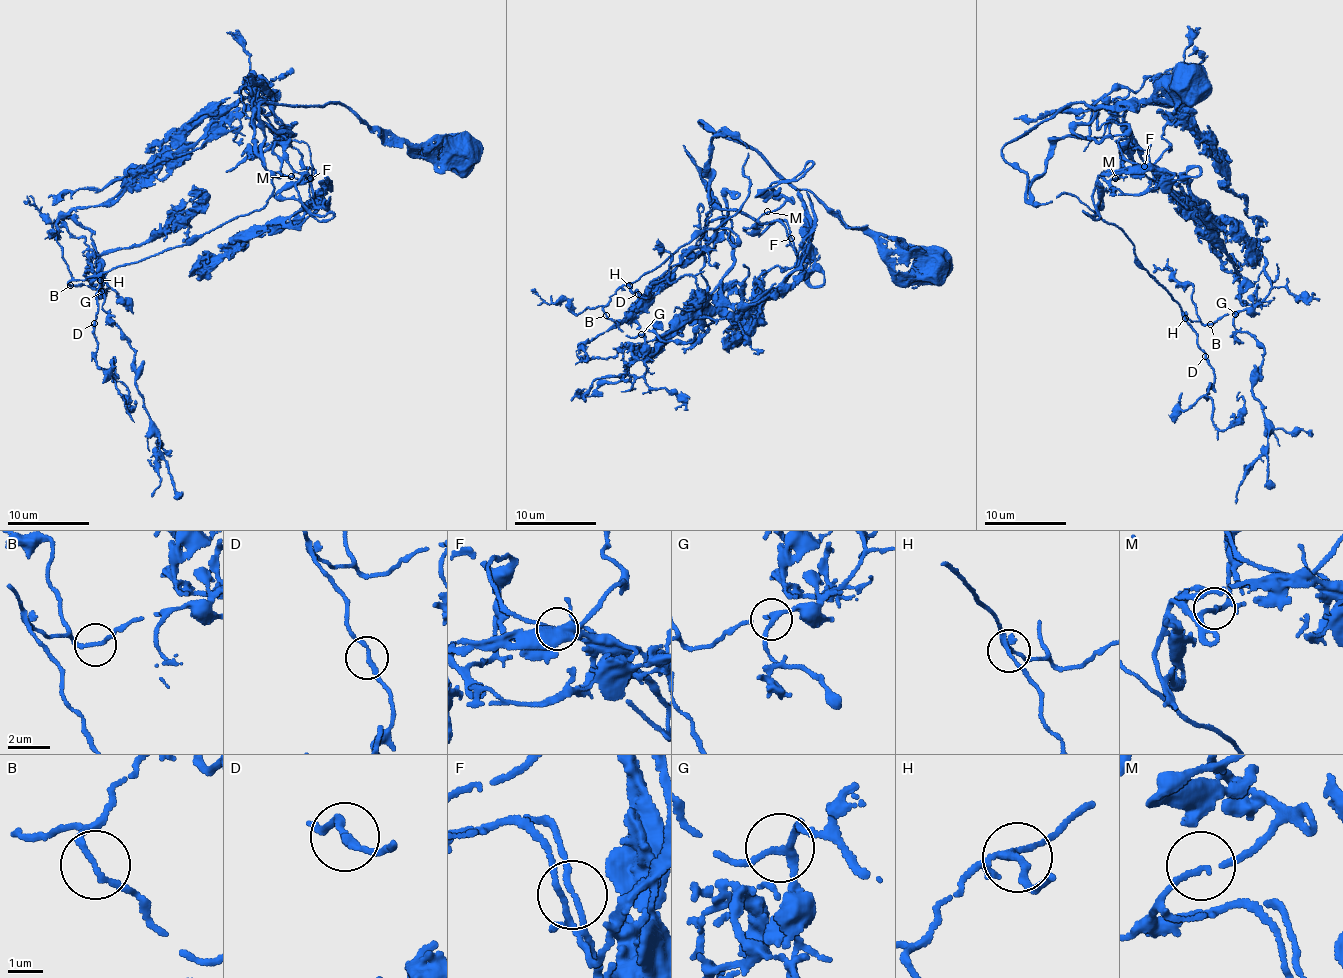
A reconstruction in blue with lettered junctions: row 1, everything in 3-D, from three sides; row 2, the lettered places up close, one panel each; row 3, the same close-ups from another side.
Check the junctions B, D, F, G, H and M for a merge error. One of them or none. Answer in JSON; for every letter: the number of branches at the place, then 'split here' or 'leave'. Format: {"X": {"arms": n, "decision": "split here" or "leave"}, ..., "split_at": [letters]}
{"B": {"arms": 2, "decision": "leave"}, "D": {"arms": 2, "decision": "leave"}, "F": {"arms": 3, "decision": "leave"}, "G": {"arms": 3, "decision": "leave"}, "H": {"arms": 4, "decision": "leave"}, "M": {"arms": 2, "decision": "leave"}, "split_at": []}

